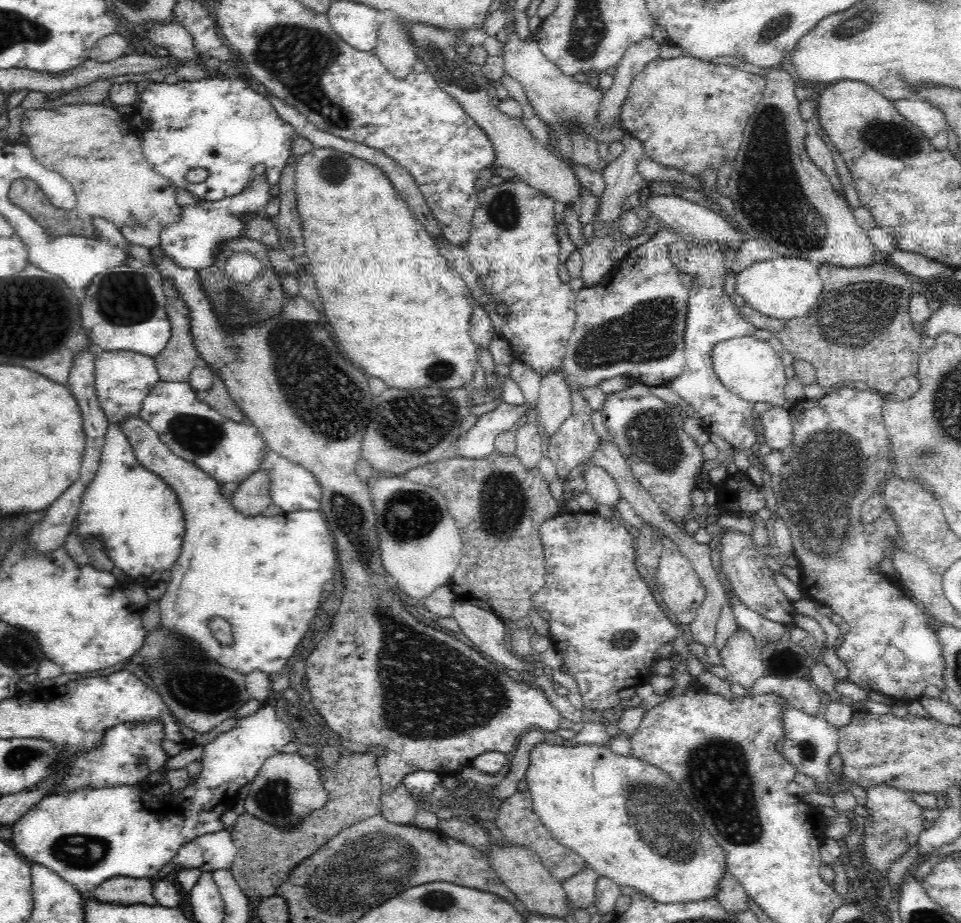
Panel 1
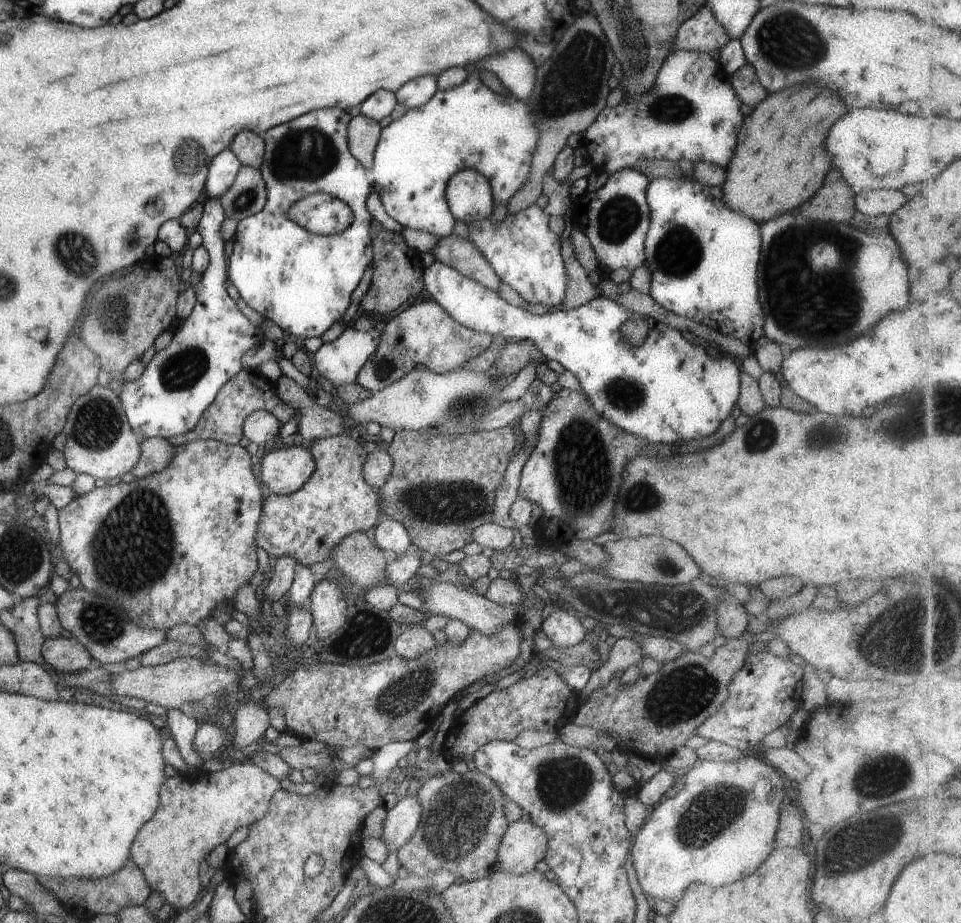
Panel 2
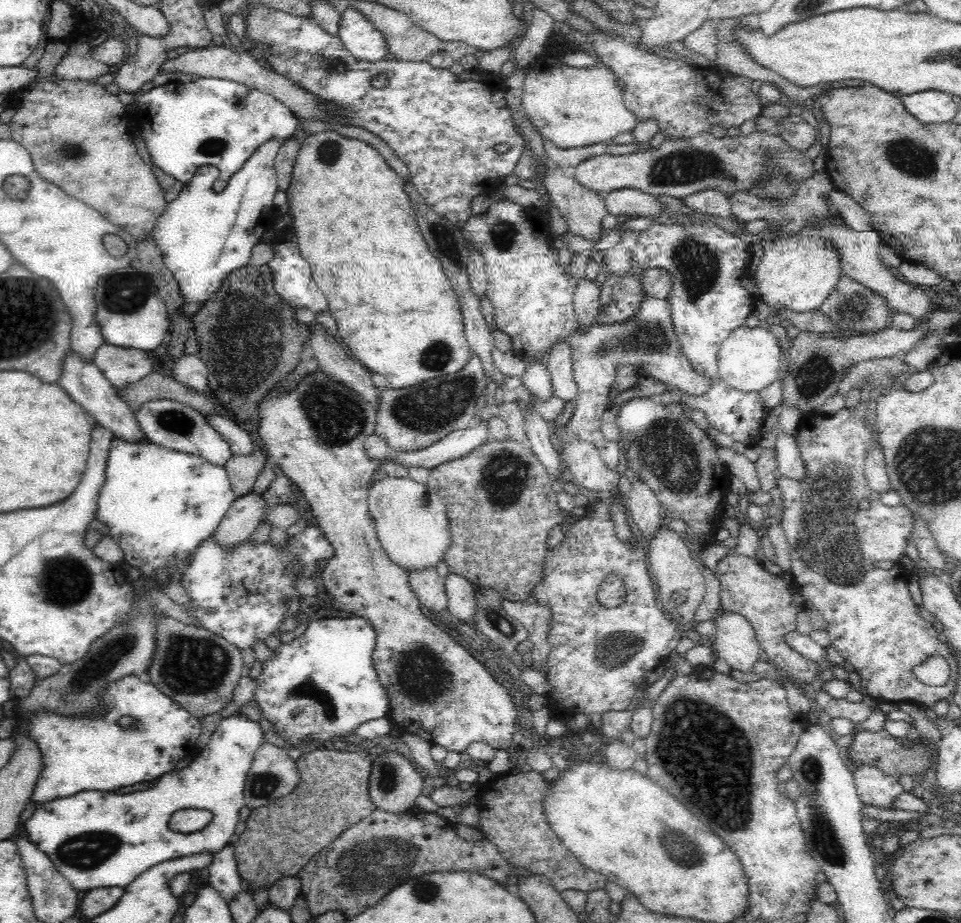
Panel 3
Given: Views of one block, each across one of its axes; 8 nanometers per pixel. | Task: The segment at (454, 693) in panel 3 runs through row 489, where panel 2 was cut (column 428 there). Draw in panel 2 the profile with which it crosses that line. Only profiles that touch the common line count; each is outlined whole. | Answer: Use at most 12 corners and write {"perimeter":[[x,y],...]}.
{"perimeter":[[434,300],[384,324],[354,382],[374,393],[416,367],[462,367],[492,346]]}

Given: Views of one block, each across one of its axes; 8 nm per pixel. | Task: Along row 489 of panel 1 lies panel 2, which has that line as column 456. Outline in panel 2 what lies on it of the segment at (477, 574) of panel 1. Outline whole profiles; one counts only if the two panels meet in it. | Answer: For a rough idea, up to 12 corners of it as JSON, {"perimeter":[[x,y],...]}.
{"perimeter":[[509,426],[398,430],[376,490],[411,550],[441,557],[492,521]]}

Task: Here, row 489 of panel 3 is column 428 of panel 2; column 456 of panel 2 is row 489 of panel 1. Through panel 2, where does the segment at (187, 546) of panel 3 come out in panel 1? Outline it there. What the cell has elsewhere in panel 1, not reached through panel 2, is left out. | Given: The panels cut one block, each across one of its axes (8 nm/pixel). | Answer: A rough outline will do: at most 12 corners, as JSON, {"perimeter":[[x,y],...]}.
{"perimeter":[[118,423],[75,519],[145,589],[171,570],[178,498]]}

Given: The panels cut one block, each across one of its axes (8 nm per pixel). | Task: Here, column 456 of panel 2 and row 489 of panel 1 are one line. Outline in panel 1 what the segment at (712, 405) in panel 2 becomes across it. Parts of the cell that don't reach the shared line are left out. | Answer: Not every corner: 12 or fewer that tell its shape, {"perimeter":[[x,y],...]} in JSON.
{"perimeter":[[266,450],[271,504],[321,510],[322,487],[305,467]]}

